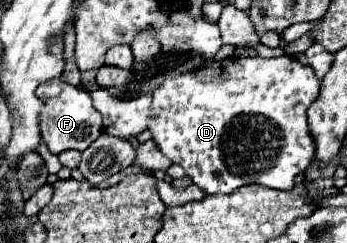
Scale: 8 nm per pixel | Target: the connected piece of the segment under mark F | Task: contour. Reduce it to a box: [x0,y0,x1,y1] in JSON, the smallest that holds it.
[41,84,103,154]

